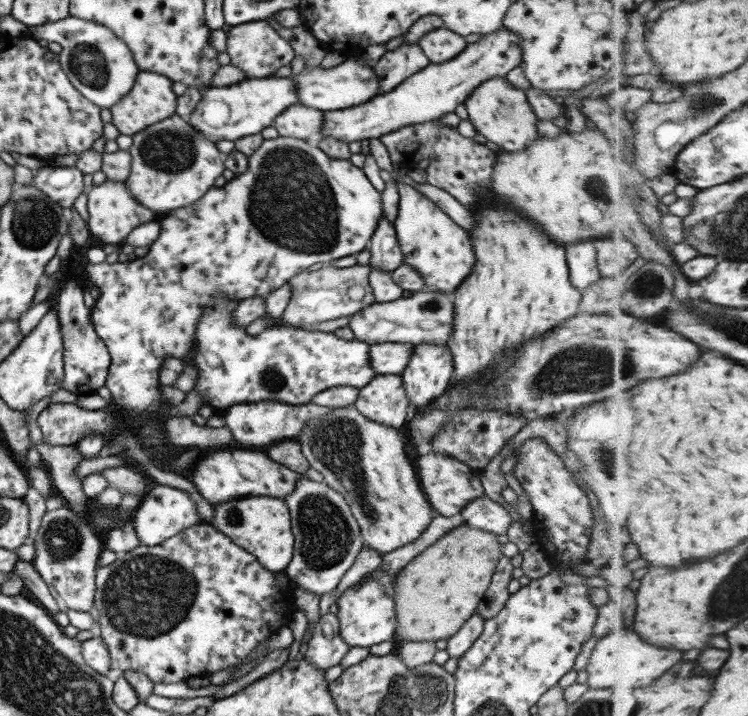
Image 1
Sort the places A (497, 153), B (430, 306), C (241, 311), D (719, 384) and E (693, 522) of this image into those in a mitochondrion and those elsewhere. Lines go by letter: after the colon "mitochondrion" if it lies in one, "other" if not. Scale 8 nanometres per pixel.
A: other
B: mitochondrion
C: other
D: other
E: other

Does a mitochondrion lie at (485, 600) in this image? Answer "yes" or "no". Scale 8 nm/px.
no

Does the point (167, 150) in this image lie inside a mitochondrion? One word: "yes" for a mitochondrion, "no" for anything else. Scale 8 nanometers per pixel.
yes

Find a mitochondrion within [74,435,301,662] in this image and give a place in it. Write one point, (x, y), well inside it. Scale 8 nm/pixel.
(148, 595)

